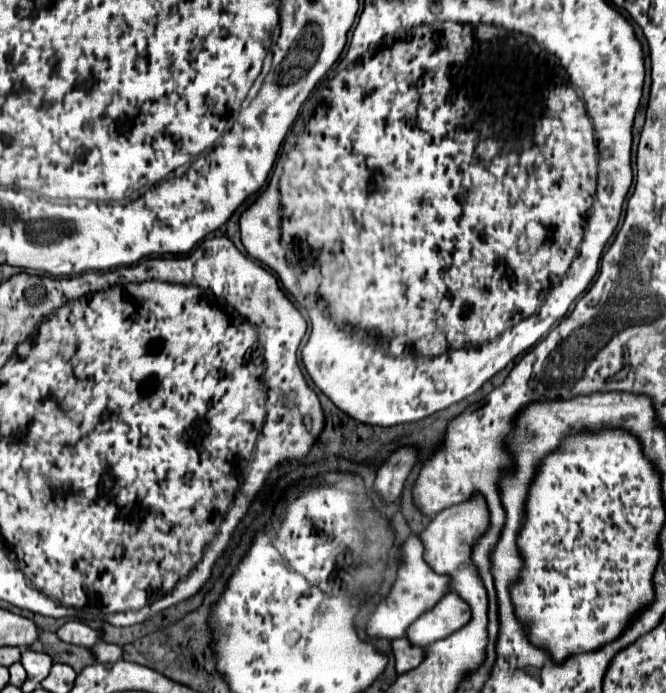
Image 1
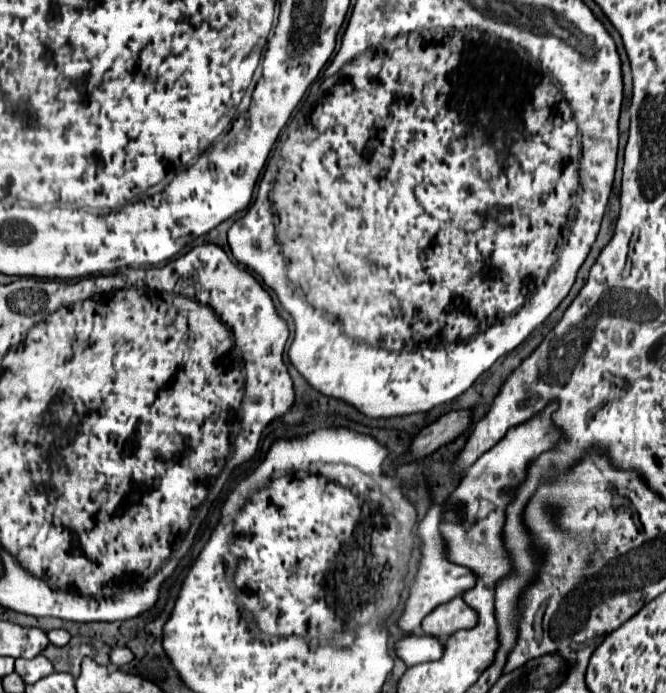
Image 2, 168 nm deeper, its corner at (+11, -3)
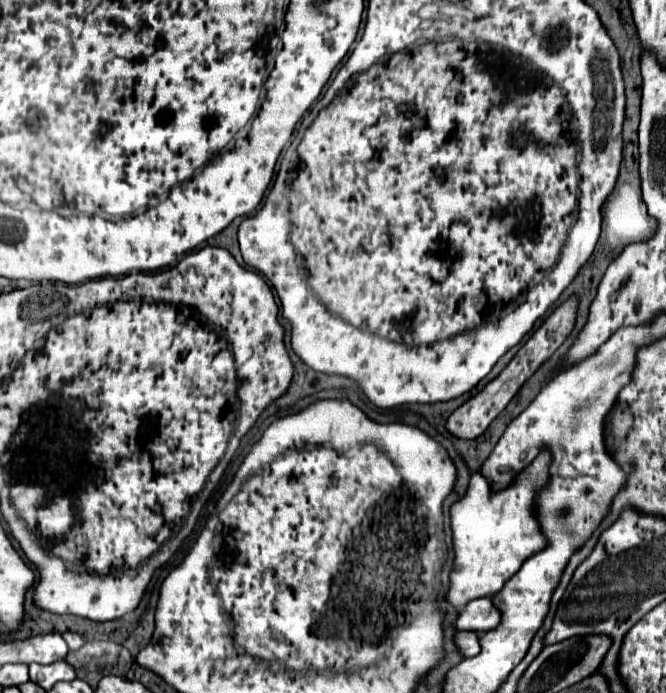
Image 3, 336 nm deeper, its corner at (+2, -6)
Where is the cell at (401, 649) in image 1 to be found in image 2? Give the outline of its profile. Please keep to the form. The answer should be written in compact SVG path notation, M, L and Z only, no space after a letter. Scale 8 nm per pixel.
M423 634L423 636L409 636L403 638L395 644L397 648L397 656L407 664L407 666L415 666L421 662L429 662L429 660L437 660L443 656L443 642L435 636Z

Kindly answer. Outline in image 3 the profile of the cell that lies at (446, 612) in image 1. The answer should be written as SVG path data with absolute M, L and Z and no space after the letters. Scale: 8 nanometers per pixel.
M480 597L470 601L456 617L456 621L452 623L452 627L456 631L490 631L500 623L500 615L498 609L492 605L490 597Z

